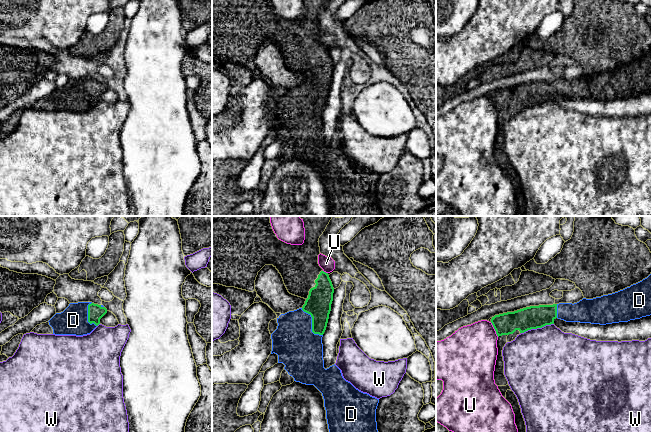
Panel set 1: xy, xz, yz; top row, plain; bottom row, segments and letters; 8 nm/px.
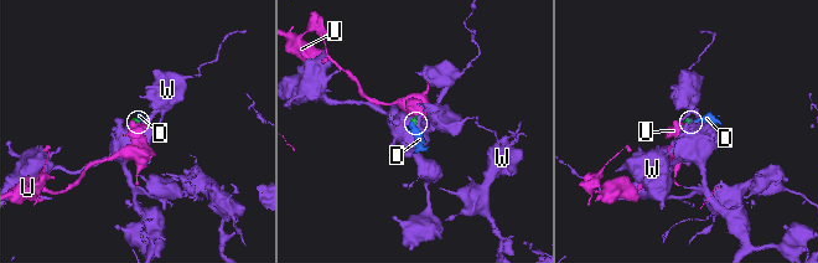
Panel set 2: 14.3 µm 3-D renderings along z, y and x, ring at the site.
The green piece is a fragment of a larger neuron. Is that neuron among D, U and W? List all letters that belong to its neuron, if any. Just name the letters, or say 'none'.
D

